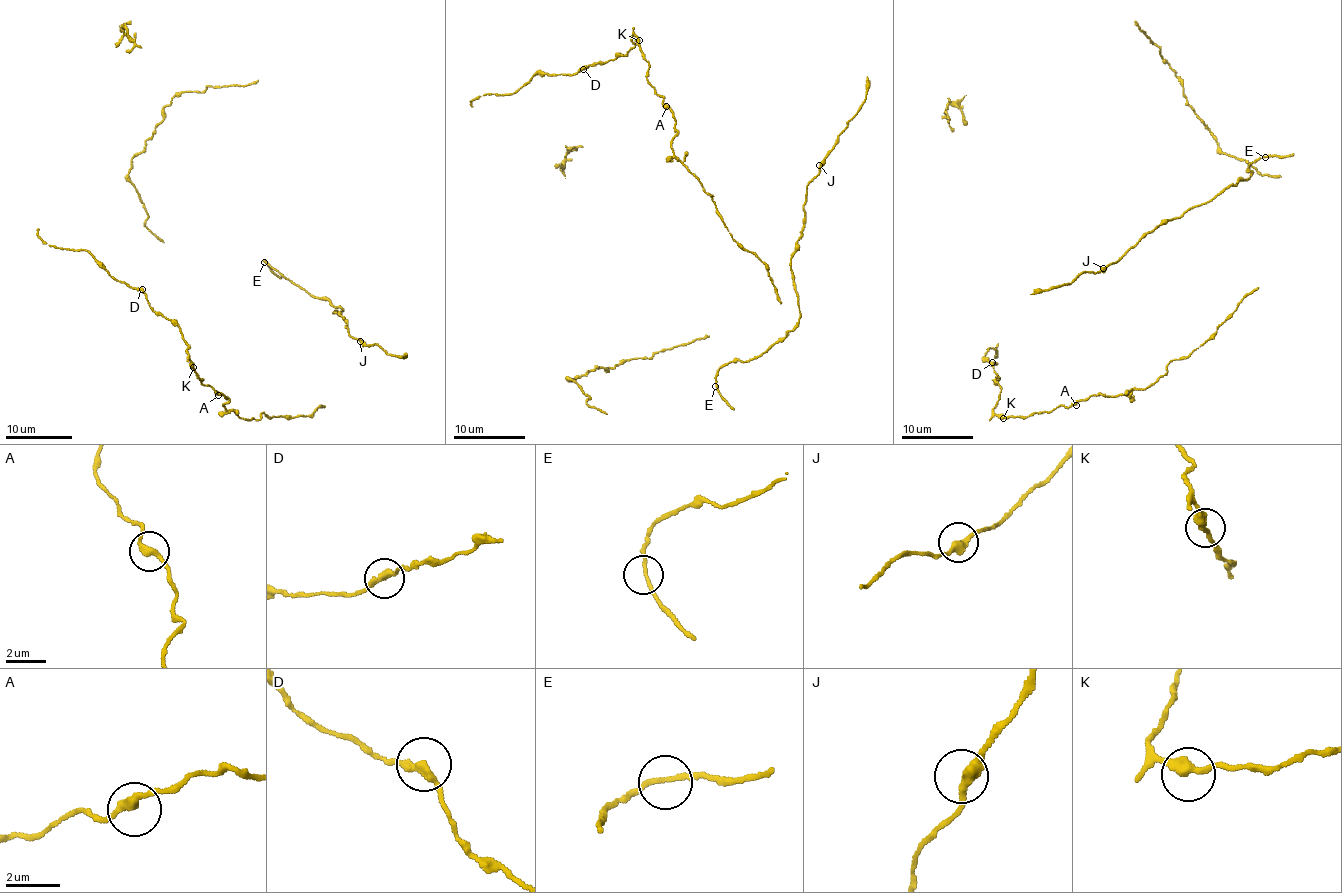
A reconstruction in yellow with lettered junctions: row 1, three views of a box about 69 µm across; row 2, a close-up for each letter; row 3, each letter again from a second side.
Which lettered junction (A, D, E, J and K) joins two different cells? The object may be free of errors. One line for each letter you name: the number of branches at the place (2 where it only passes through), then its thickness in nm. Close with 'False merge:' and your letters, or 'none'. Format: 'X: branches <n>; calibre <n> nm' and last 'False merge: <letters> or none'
False merge: none

